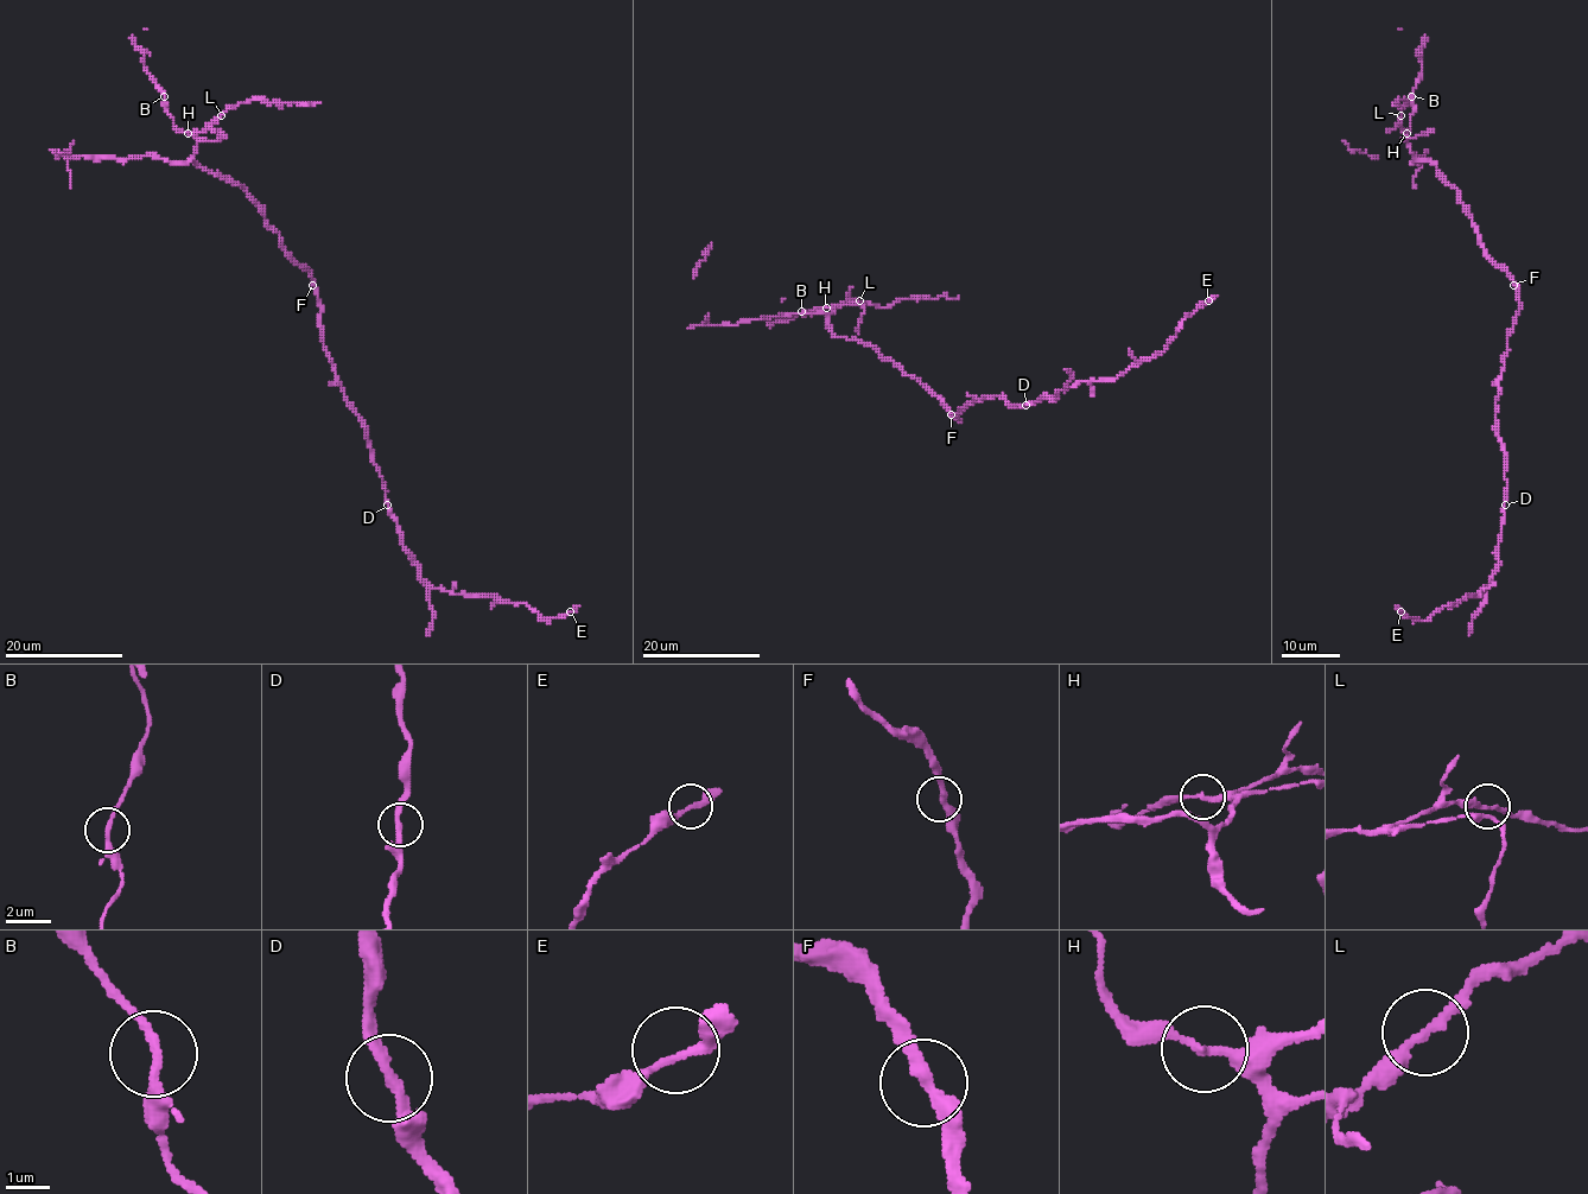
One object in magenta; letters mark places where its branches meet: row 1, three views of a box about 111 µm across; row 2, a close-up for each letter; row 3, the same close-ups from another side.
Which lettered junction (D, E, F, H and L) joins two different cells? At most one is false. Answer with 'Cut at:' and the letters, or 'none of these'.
Cut at: H

